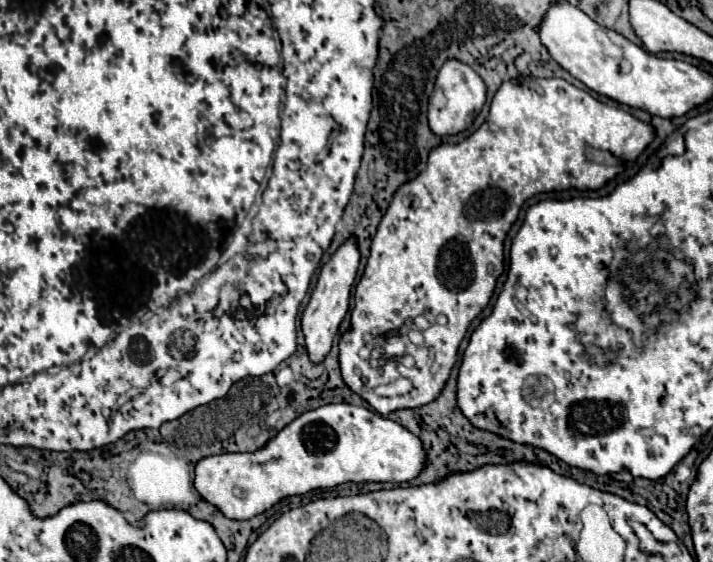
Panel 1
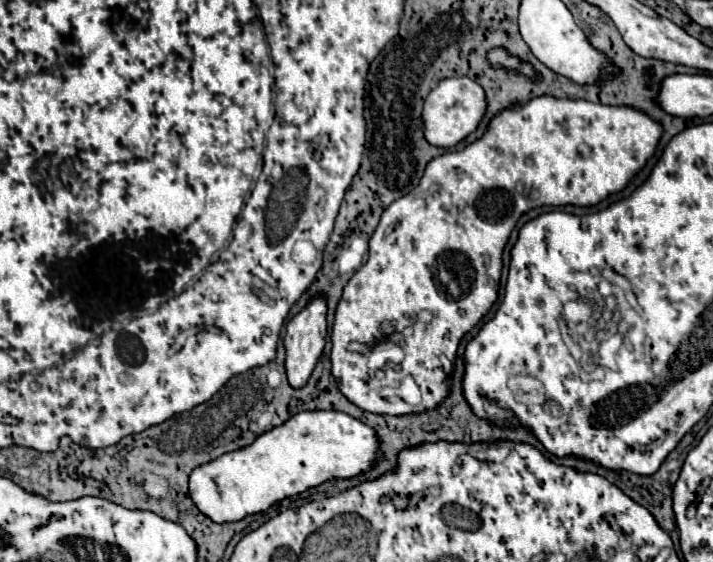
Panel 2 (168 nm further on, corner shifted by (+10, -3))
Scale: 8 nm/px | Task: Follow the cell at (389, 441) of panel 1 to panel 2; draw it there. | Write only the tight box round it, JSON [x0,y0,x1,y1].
[189,411,381,523]

